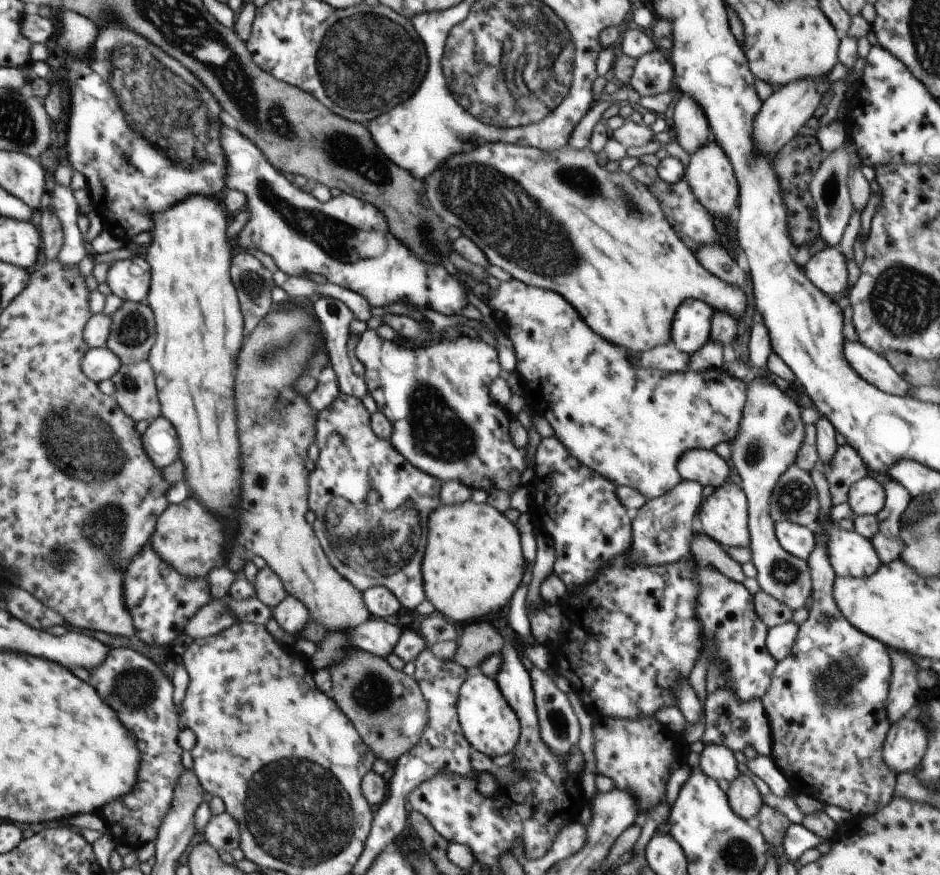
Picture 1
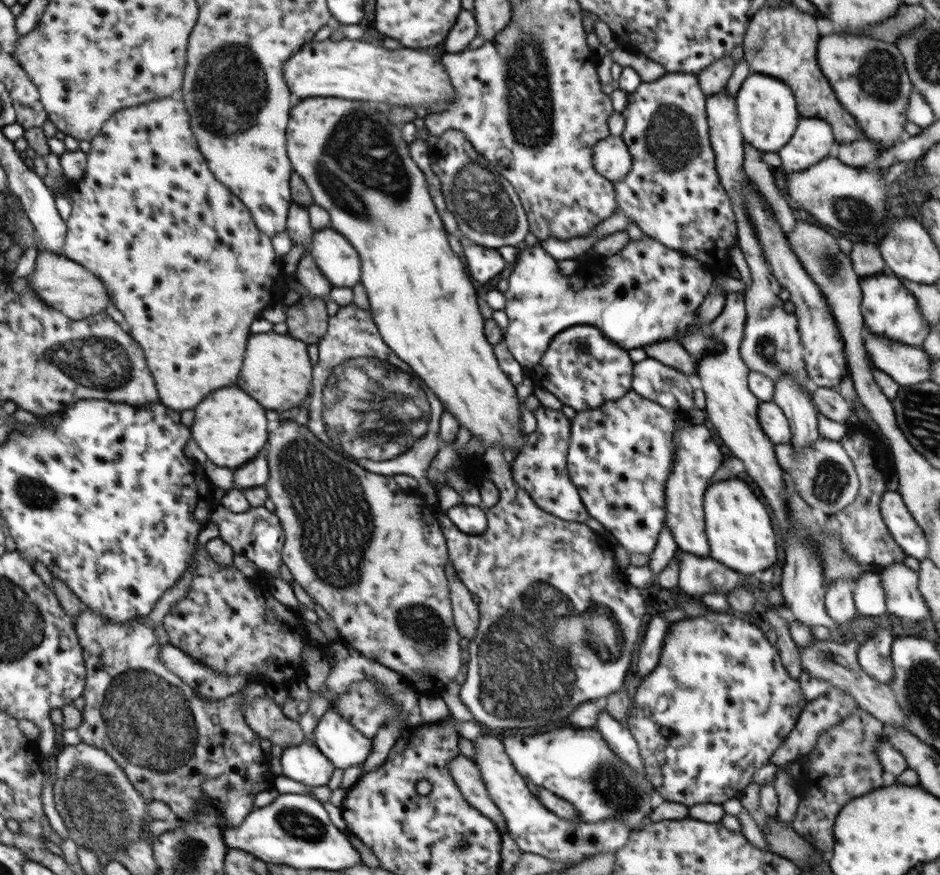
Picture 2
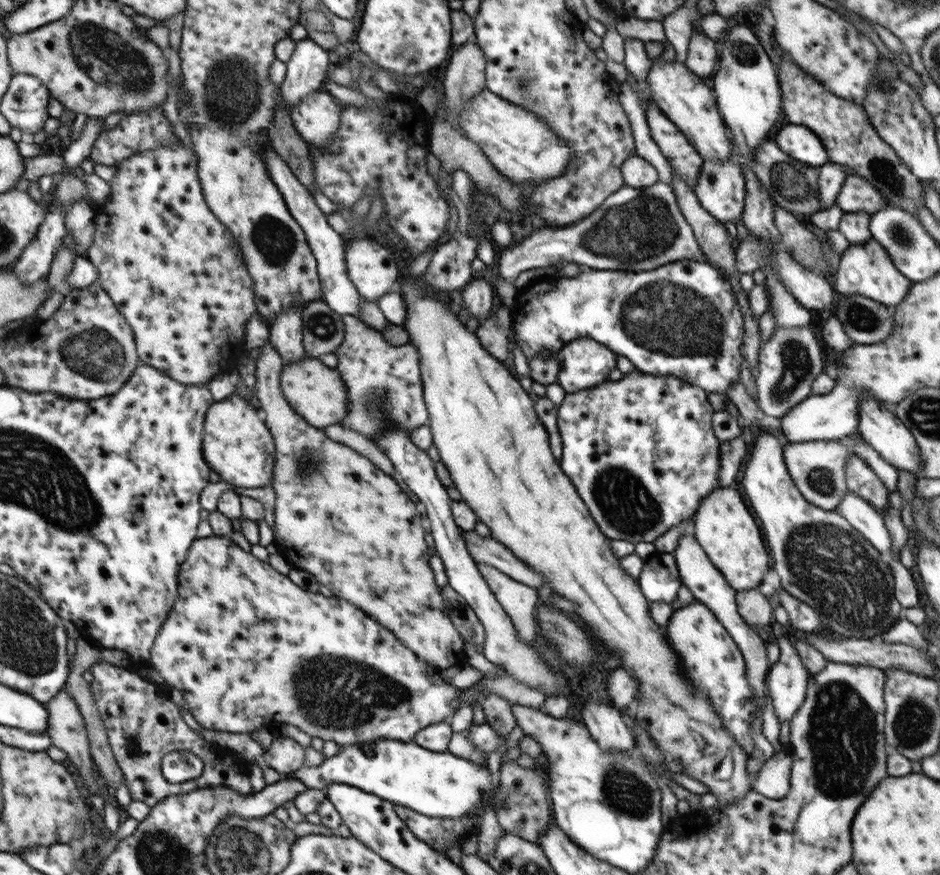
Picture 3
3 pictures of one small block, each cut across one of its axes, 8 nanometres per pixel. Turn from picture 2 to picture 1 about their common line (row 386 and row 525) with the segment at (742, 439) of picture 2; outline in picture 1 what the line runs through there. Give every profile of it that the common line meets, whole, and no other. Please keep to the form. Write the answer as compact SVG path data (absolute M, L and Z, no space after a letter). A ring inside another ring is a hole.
M727 482L714 489L701 509L700 520L706 535L723 548L749 548L749 506L740 486Z

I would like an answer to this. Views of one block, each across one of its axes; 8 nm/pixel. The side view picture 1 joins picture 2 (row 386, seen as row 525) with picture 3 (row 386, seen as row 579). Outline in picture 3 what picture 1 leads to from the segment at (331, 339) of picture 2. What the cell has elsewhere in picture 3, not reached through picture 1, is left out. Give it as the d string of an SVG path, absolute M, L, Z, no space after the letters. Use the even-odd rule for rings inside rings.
M341 315L342 322L345 326L345 337L340 347L336 349L336 358L338 358L338 365L336 365L336 372L342 376L342 382L346 386L346 415L339 423L344 429L354 430L366 436L374 442L377 434L375 431L376 416L379 412L377 406L384 406L385 413L388 414L388 423L394 427L406 432L408 436L420 426L425 426L429 423L429 413L427 412L425 401L423 398L423 384L420 372L420 356L418 350L409 342L405 345L393 346L390 345L384 337L382 332L376 330L374 327L368 326L365 322L360 321L354 315Z

